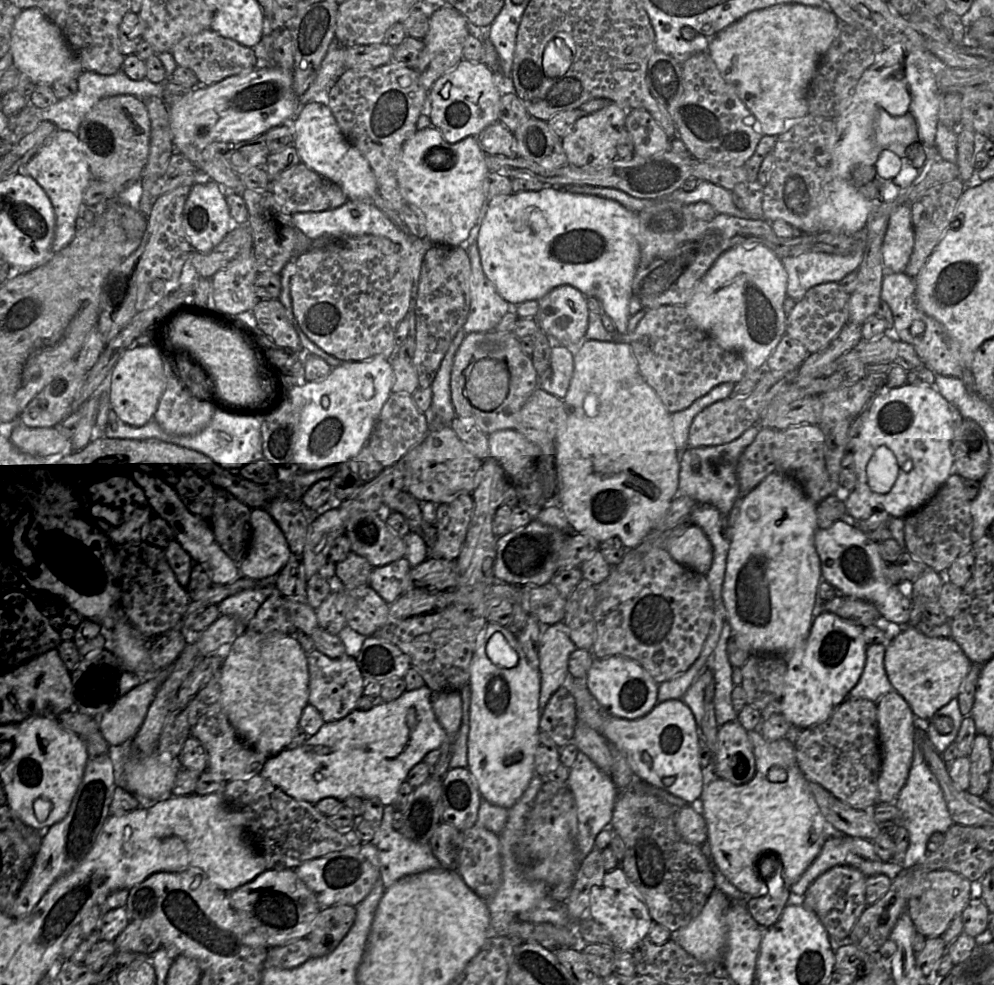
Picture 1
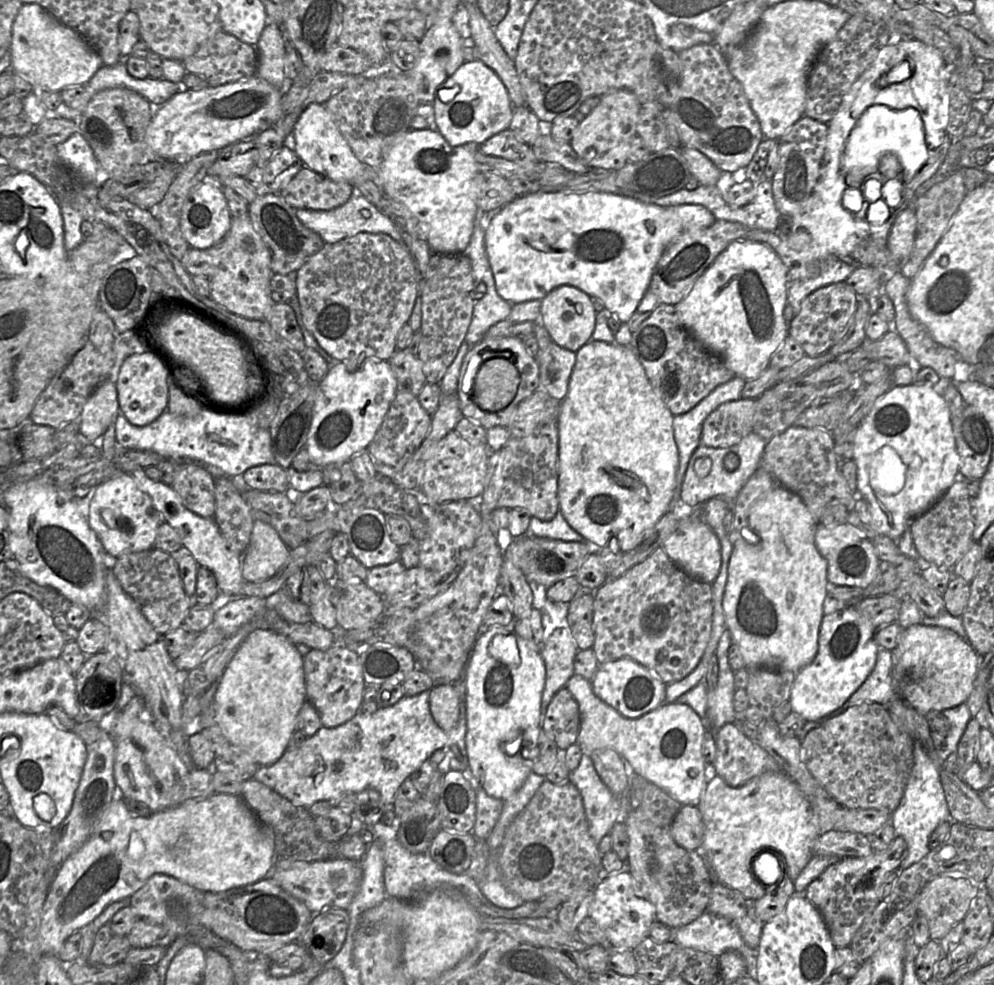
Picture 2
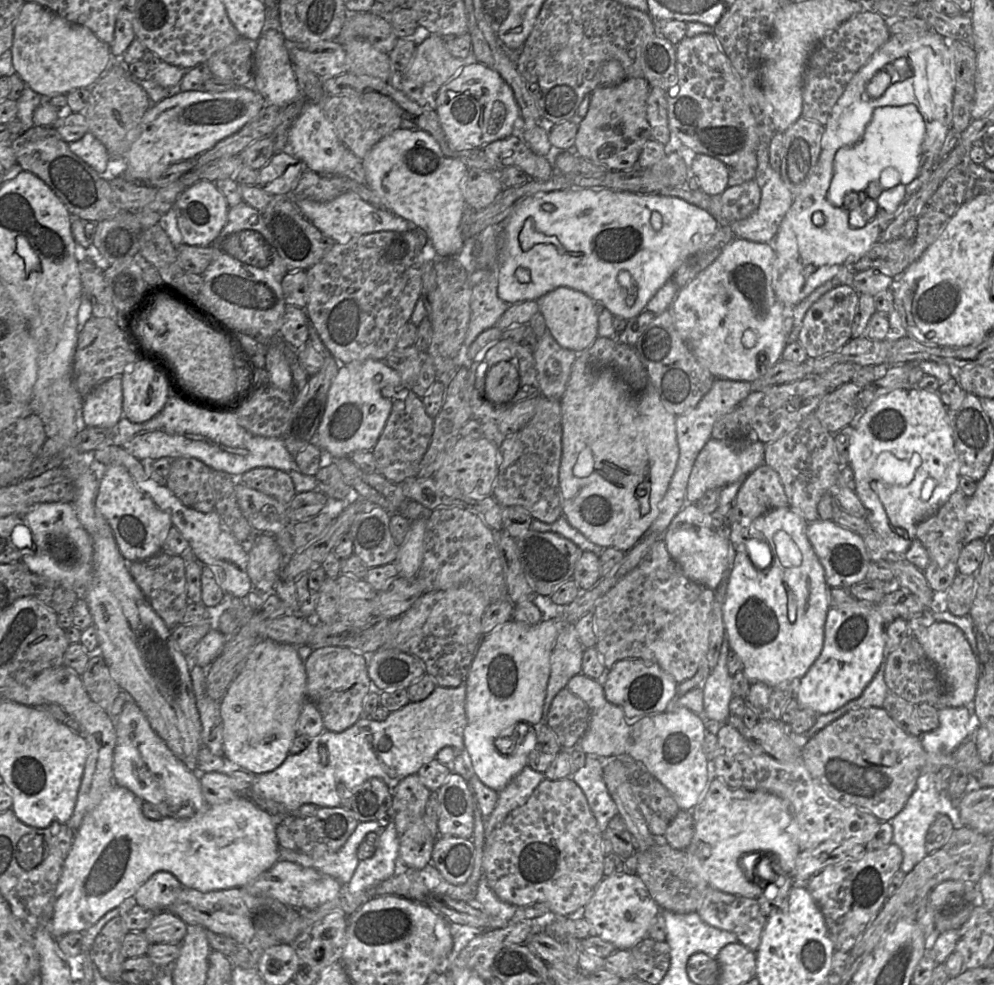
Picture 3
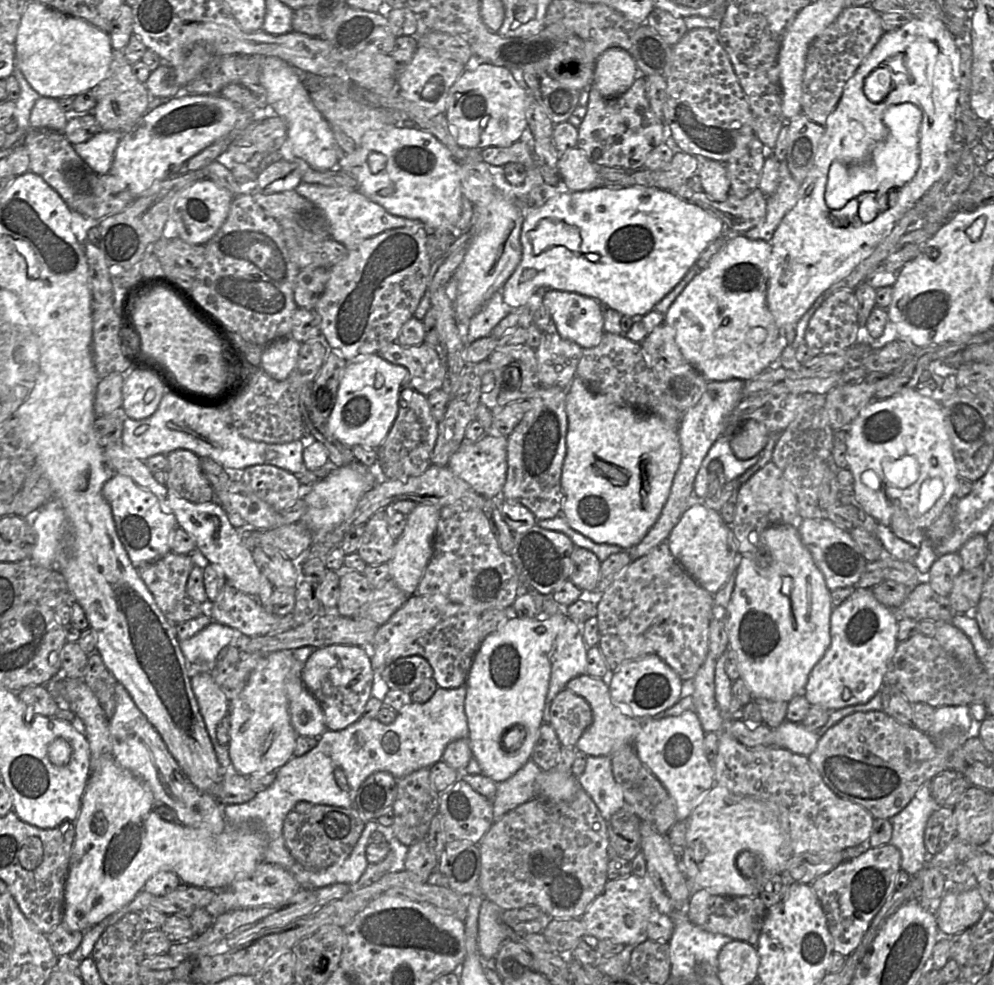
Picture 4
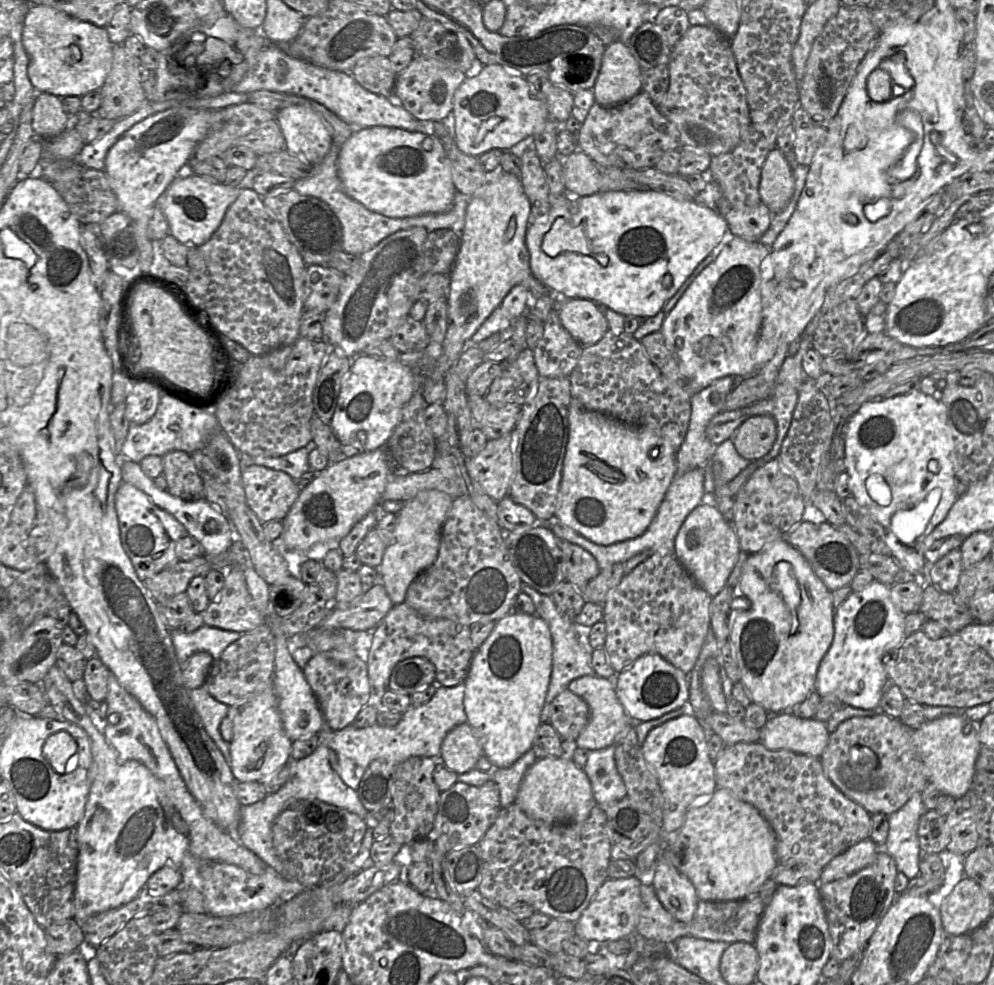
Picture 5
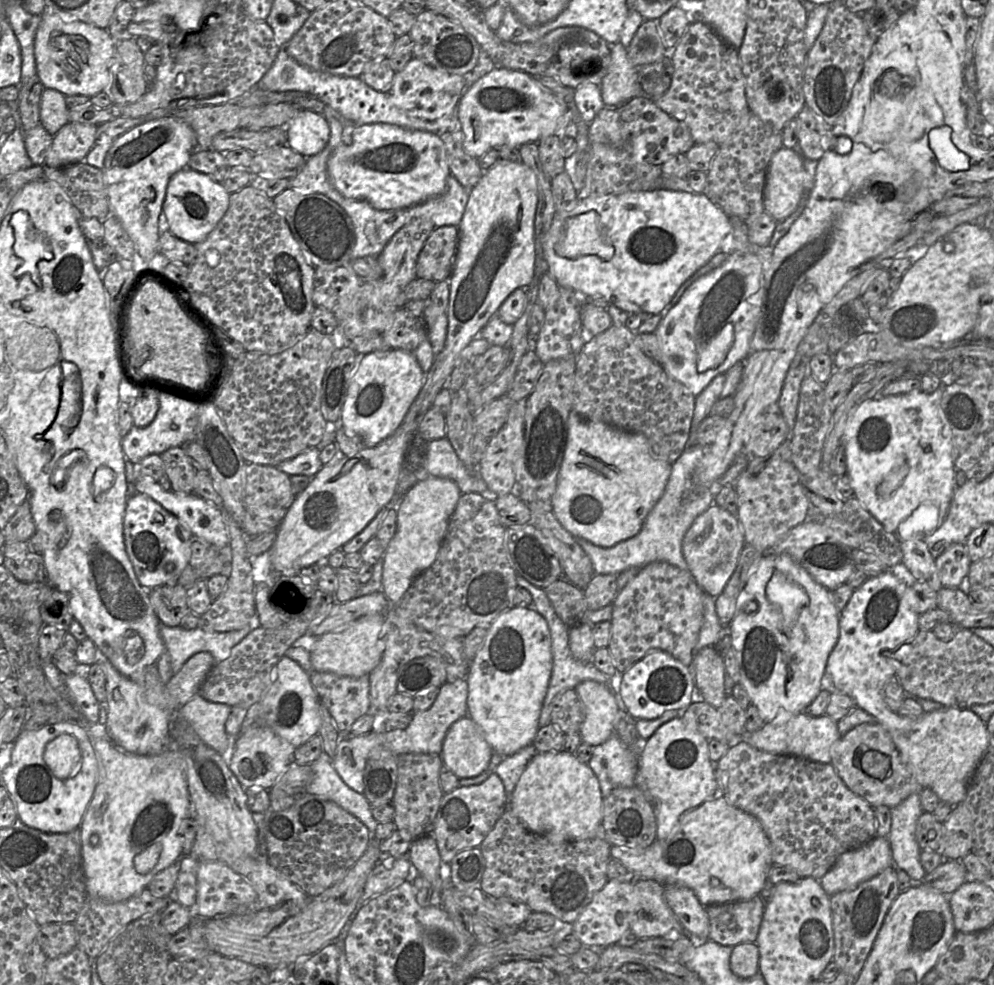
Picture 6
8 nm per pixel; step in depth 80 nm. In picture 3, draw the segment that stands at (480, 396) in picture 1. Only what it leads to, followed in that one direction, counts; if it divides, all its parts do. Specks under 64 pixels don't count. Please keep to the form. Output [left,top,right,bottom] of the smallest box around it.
[484,361,519,404]

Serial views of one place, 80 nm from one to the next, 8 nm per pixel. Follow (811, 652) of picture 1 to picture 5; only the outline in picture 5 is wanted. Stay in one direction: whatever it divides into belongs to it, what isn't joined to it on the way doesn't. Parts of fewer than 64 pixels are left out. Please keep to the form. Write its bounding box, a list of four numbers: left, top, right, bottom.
[815,580,907,710]

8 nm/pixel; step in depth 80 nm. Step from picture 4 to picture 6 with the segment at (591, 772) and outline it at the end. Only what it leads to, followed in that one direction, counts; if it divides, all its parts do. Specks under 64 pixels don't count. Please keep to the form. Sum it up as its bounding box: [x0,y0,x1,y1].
[588,735,638,798]

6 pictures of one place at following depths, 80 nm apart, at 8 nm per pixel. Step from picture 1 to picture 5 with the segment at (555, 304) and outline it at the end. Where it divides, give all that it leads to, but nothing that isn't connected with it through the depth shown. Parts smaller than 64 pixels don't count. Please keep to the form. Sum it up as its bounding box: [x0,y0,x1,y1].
[556,298,608,347]

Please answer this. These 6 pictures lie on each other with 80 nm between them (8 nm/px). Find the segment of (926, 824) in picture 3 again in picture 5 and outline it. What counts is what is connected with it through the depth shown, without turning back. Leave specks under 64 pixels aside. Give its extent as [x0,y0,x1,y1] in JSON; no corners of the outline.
[883,793,928,880]

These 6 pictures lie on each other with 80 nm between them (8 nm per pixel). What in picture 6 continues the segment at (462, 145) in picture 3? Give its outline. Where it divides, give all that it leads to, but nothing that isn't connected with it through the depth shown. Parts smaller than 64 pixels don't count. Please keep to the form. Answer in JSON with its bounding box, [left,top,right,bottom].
[457,67,565,159]

